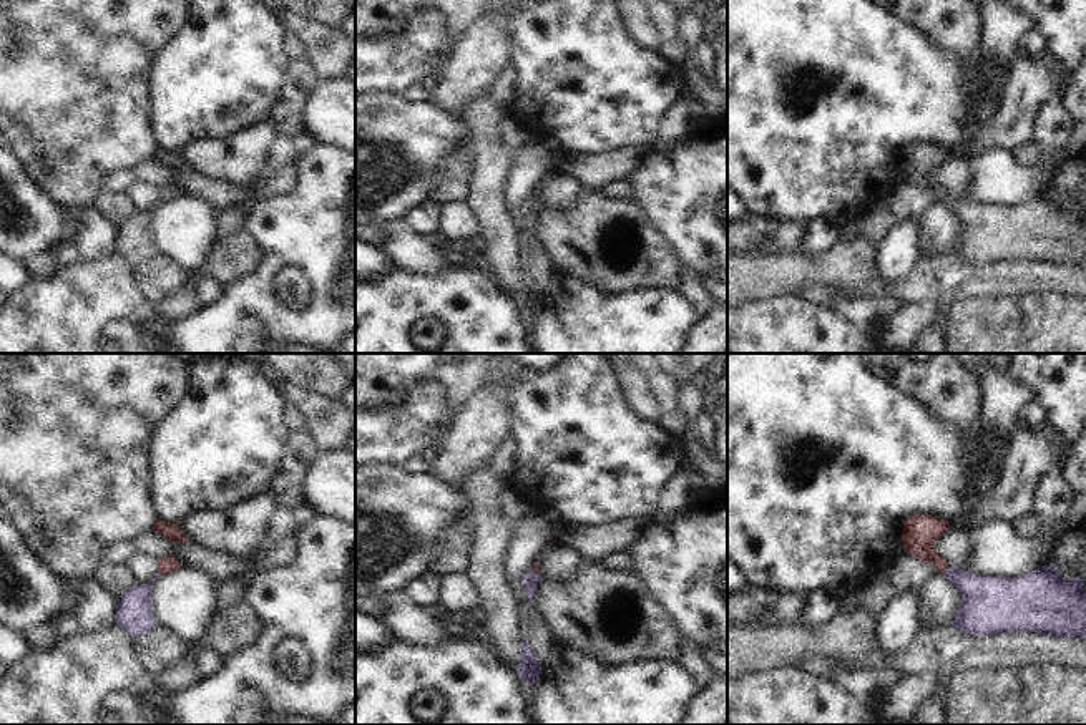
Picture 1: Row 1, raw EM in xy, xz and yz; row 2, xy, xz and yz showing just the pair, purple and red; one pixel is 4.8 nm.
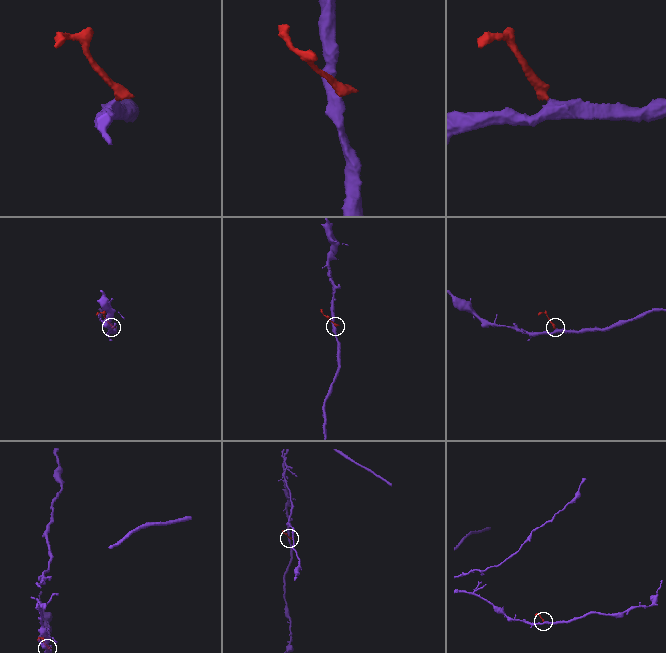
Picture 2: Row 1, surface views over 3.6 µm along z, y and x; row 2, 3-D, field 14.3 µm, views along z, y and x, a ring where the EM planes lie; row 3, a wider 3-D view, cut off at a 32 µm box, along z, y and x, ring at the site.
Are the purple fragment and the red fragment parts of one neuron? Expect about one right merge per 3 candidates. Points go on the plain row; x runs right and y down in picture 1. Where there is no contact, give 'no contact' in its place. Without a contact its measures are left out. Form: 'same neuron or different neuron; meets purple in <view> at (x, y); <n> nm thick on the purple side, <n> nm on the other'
same neuron; meets purple in yz at (947, 198); 260 nm thick on the purple side, 180 nm on the other

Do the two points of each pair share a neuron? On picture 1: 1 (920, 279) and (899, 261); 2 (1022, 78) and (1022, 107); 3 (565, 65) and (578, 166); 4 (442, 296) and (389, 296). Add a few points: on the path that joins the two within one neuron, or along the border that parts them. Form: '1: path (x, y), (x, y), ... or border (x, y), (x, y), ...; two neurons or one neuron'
1: border (920, 256), (897, 284), (879, 276); two neurons
2: path (1022, 85), (1022, 100); one neuron
3: border (615, 148), (595, 155), (562, 155); two neurons
4: path (429, 296), (402, 296); one neuron

